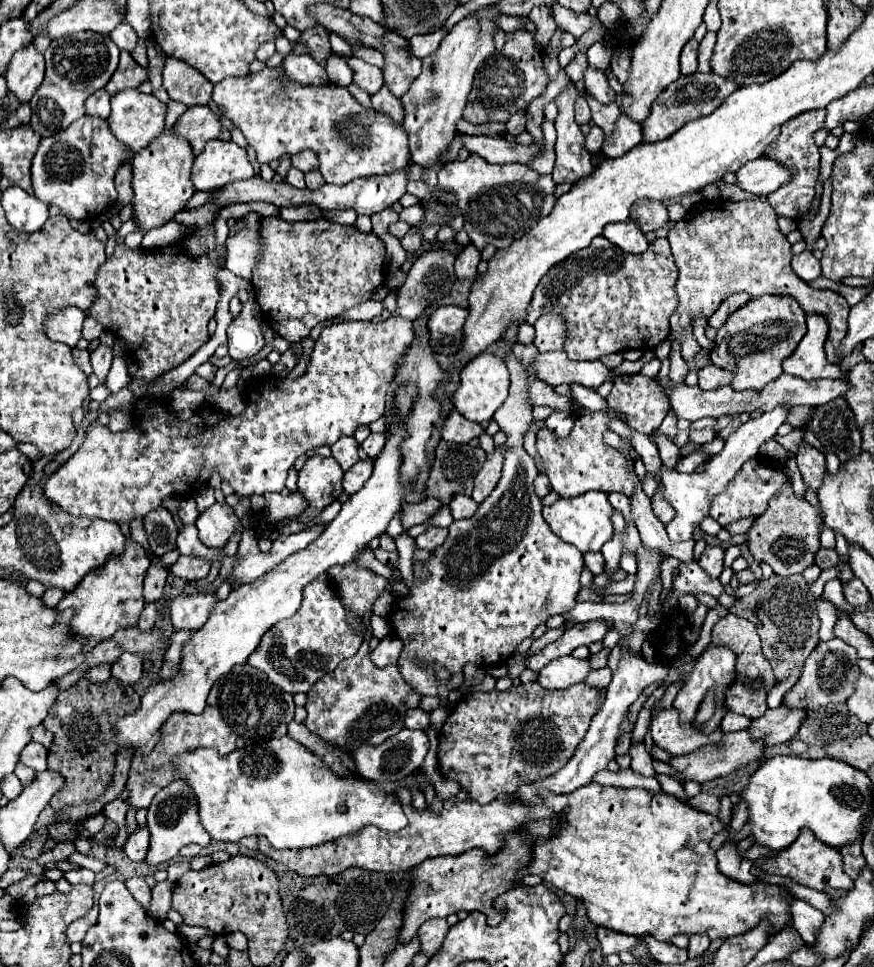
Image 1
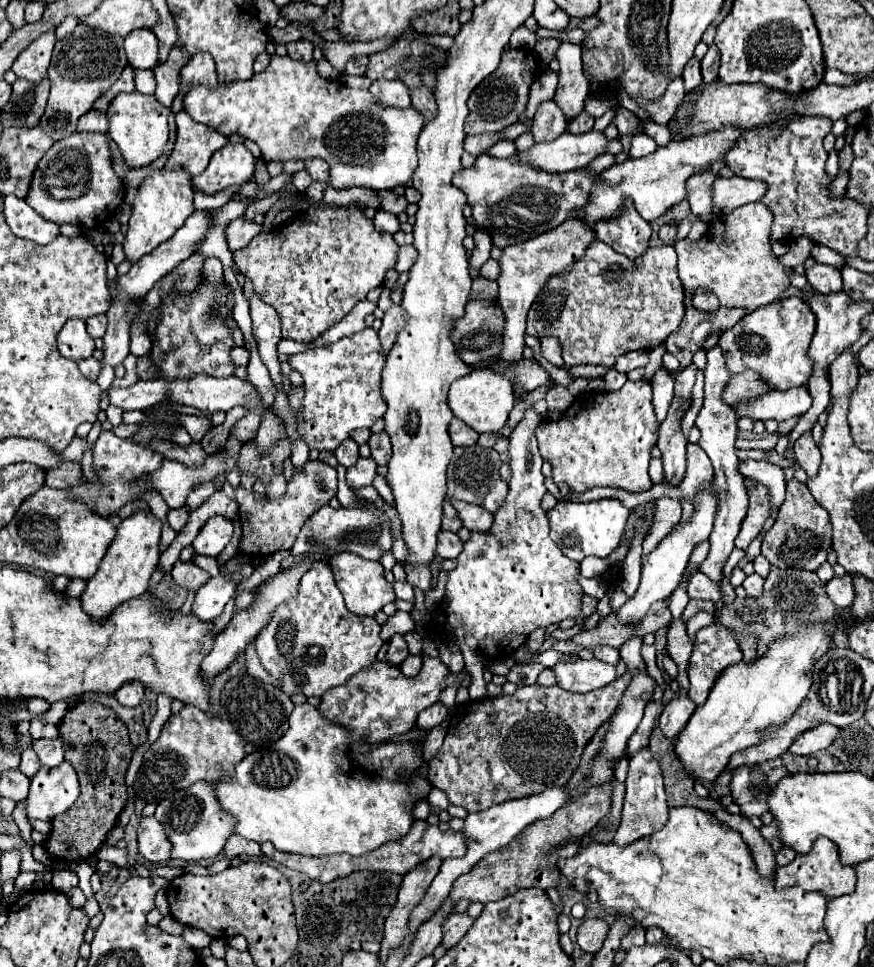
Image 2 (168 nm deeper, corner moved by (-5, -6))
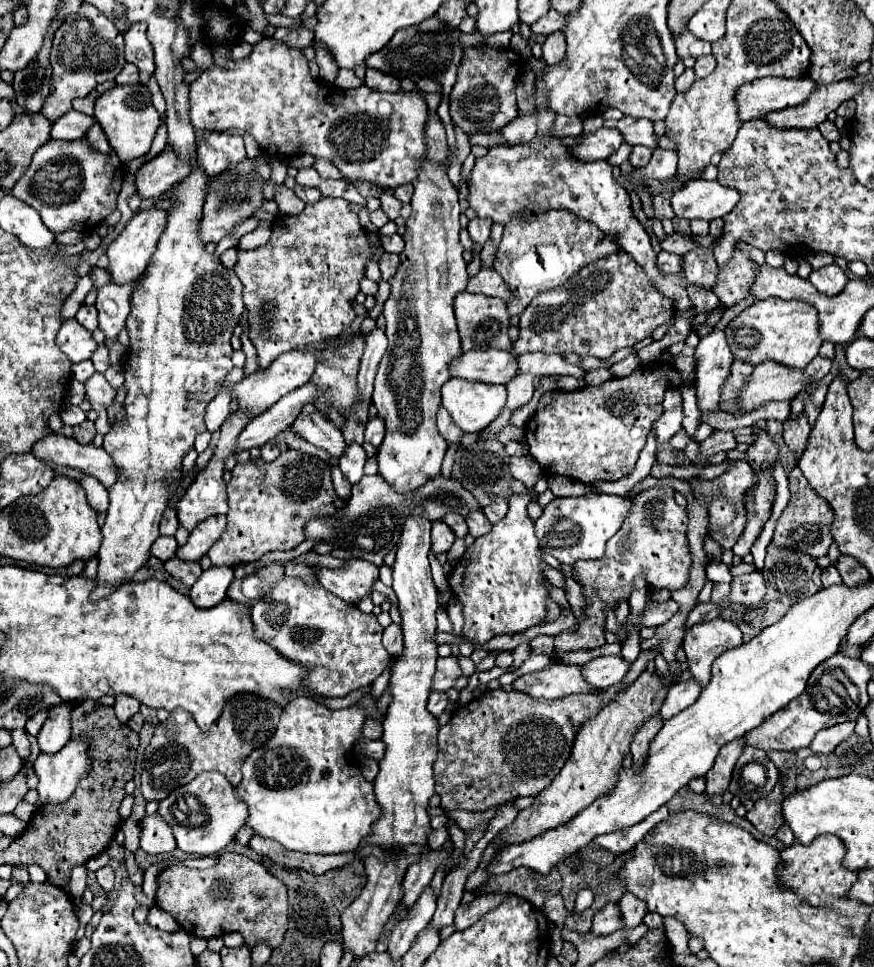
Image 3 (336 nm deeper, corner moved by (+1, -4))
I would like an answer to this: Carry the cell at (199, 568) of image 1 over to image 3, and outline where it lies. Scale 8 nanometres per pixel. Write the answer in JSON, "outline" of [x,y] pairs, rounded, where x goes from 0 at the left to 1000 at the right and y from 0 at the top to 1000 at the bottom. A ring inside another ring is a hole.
{"outline":[[[195,577],[192,581],[188,581],[188,587],[190,587],[201,600],[206,600],[206,602],[213,604],[213,606],[220,606],[220,604],[227,600],[227,596],[231,594],[231,587],[229,587],[227,581],[211,581],[211,579],[206,579],[206,577]]]}

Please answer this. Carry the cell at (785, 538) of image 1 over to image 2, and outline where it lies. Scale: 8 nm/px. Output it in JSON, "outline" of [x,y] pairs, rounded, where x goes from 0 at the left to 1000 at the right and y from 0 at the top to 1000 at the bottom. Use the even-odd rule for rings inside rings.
{"outline":[[[911,494],[899,498],[899,517],[890,527],[886,544],[872,558],[872,575],[888,587],[934,589],[945,581],[947,567],[952,565],[952,542],[947,529],[931,517],[924,503]]]}

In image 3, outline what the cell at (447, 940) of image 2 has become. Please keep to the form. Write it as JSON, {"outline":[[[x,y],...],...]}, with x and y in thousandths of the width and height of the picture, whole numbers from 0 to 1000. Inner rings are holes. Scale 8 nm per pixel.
{"outline":[[[551,925],[551,927],[545,927],[538,935],[526,935],[526,939],[522,941],[522,949],[519,949],[522,960],[531,962],[531,960],[540,958],[556,943],[572,937],[577,933],[577,929],[581,929],[581,925]]]}

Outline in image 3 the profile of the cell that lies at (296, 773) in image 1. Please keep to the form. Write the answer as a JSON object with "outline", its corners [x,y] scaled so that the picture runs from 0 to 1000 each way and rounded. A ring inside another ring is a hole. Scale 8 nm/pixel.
{"outline":[[[339,722],[320,740],[320,749],[316,753],[316,759],[295,776],[291,776],[284,786],[279,788],[277,792],[277,809],[275,813],[270,815],[272,823],[284,831],[284,838],[286,838],[286,844],[281,848],[281,854],[286,854],[295,865],[302,865],[302,867],[311,867],[316,871],[320,871],[325,877],[330,879],[339,879],[339,881],[357,881],[357,883],[391,883],[391,881],[405,881],[412,873],[412,869],[421,862],[426,862],[426,852],[435,846],[435,834],[430,829],[430,823],[428,823],[428,813],[426,809],[421,809],[414,798],[412,798],[412,792],[403,786],[403,769],[412,763],[414,759],[414,751],[416,751],[416,745],[419,745],[419,734],[414,730],[400,730],[400,732],[391,732],[391,734],[378,734],[368,728],[364,728],[362,724],[357,722]]]}

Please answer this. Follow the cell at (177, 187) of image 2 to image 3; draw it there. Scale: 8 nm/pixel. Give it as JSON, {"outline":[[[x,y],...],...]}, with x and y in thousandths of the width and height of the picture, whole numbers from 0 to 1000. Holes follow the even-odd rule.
{"outline":[[[172,215],[172,217],[153,221],[151,228],[144,232],[144,236],[137,240],[137,244],[121,259],[126,292],[149,294],[149,292],[158,290],[165,283],[165,279],[167,279],[176,259],[178,259],[178,250],[181,250],[183,242],[188,240],[188,236],[190,236],[190,219],[188,217]]]}

